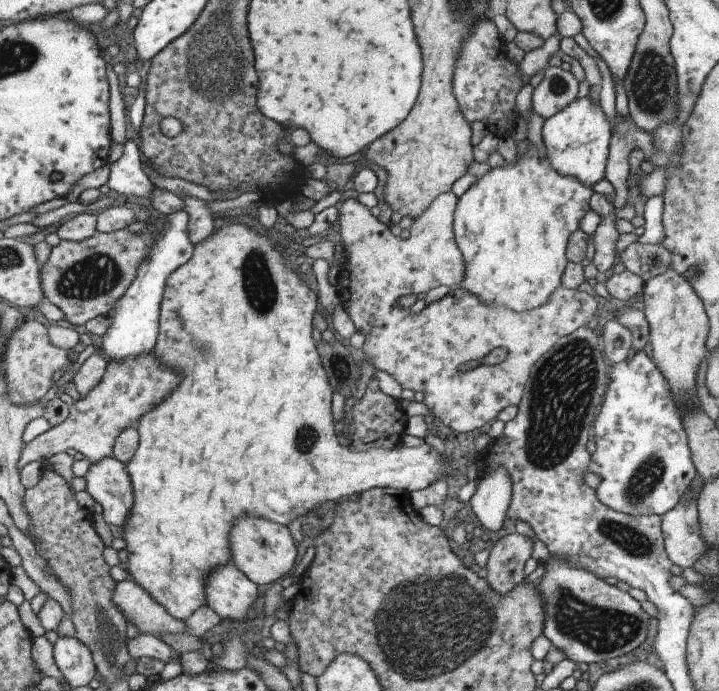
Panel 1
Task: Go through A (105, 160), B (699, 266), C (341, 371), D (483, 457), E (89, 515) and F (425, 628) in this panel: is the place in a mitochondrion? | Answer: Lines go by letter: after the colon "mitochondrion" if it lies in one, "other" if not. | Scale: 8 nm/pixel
A: other
B: mitochondrion
C: mitochondrion
D: other
E: other
F: mitochondrion

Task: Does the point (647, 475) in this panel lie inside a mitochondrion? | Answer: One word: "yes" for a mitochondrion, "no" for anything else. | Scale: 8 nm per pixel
yes

